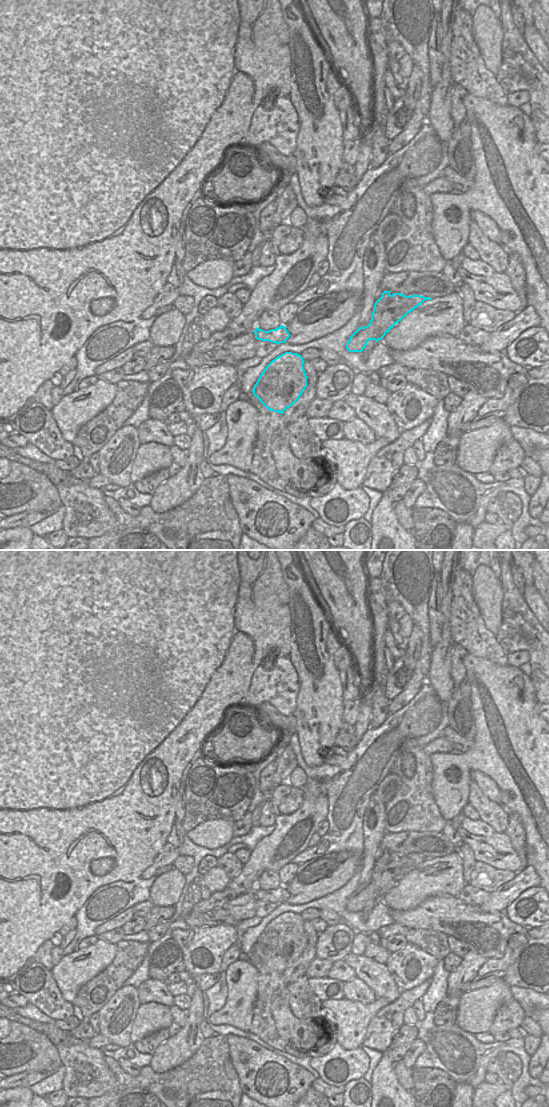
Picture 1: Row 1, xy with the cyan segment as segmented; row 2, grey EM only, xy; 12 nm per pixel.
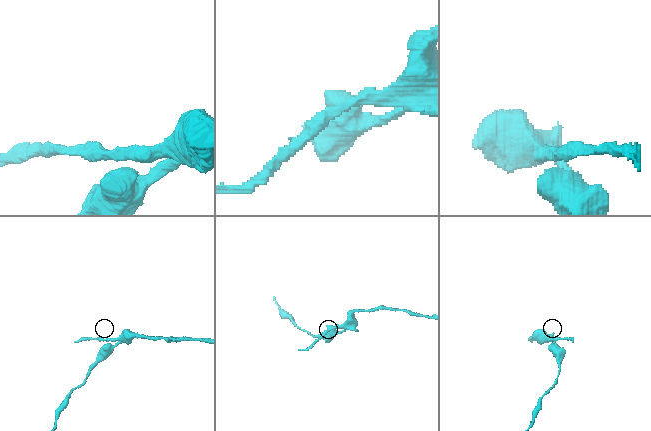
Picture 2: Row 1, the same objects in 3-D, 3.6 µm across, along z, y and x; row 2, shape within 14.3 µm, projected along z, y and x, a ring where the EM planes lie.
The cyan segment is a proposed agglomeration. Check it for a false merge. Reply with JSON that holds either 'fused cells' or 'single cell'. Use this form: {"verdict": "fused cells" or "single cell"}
{"verdict": "fused cells"}

